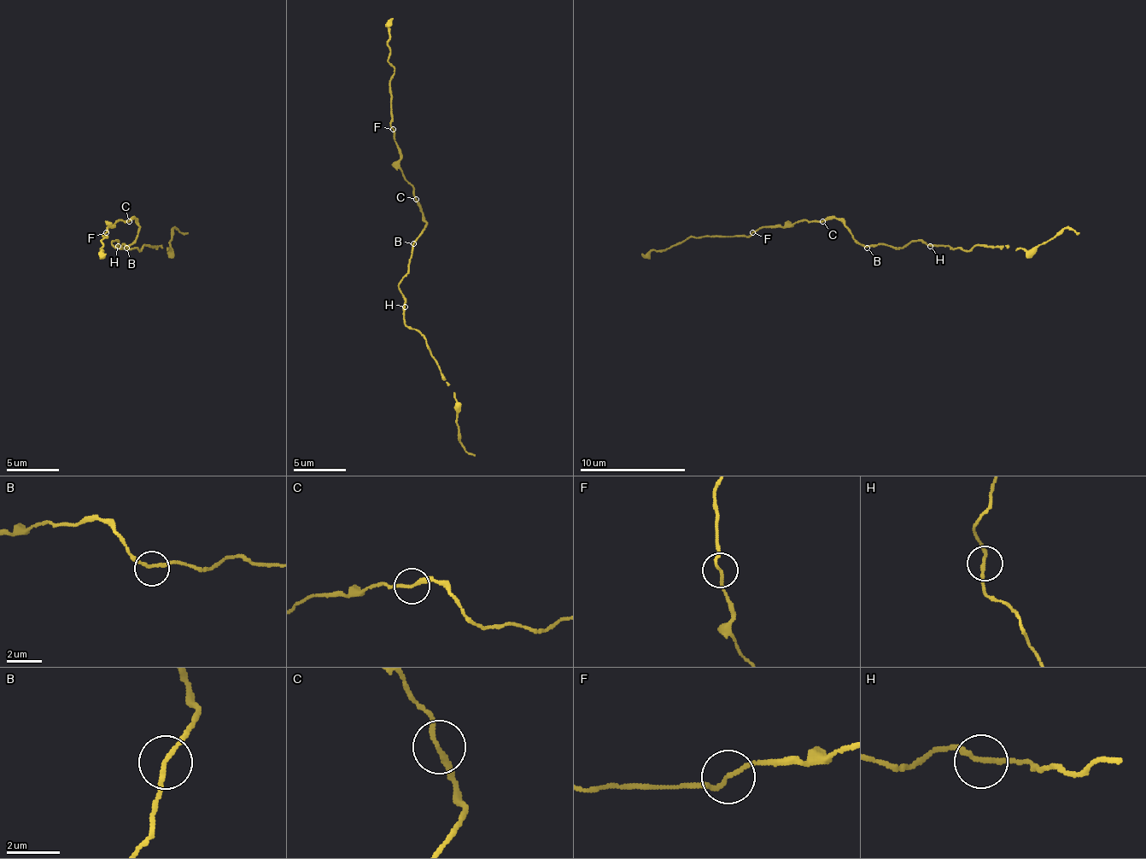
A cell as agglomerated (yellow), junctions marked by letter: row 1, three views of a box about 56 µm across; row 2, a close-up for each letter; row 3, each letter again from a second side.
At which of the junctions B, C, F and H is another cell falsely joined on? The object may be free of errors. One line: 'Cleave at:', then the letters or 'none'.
Cleave at: none

